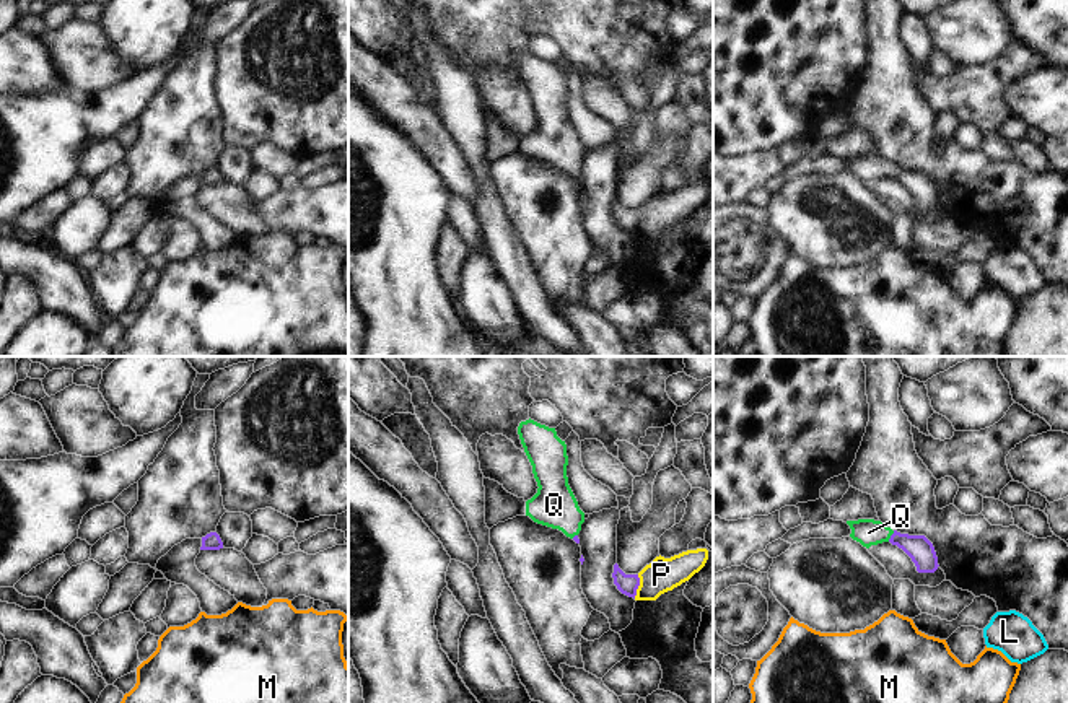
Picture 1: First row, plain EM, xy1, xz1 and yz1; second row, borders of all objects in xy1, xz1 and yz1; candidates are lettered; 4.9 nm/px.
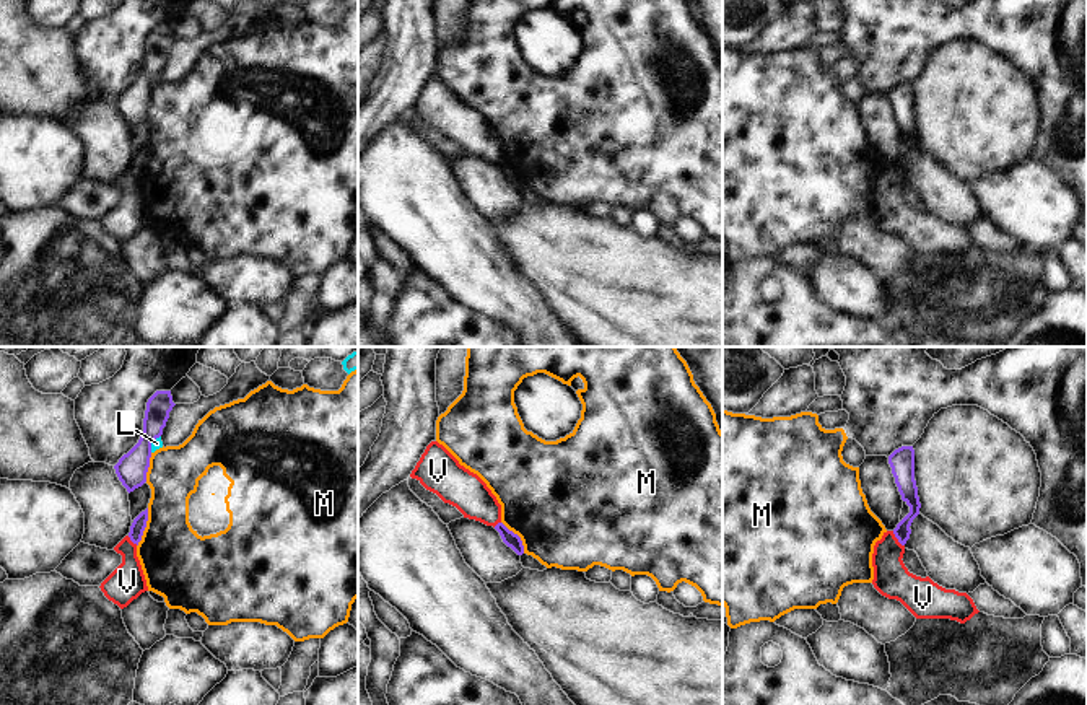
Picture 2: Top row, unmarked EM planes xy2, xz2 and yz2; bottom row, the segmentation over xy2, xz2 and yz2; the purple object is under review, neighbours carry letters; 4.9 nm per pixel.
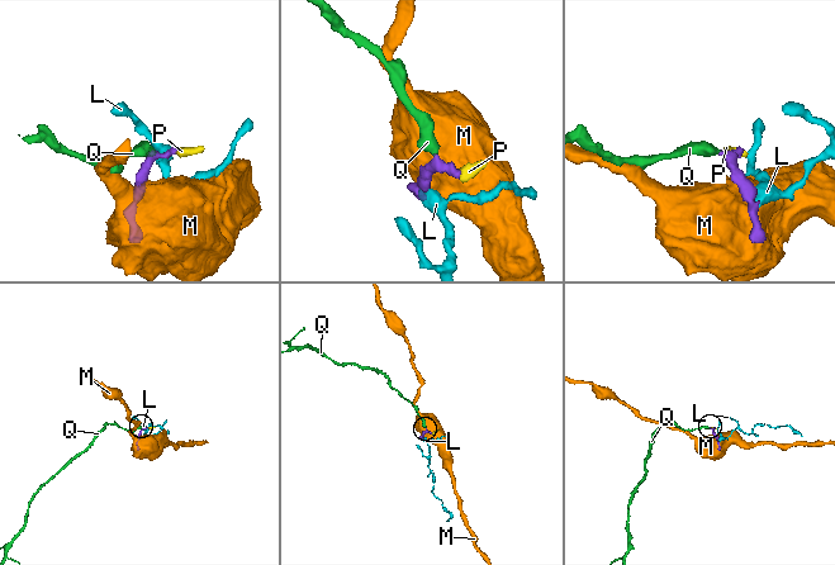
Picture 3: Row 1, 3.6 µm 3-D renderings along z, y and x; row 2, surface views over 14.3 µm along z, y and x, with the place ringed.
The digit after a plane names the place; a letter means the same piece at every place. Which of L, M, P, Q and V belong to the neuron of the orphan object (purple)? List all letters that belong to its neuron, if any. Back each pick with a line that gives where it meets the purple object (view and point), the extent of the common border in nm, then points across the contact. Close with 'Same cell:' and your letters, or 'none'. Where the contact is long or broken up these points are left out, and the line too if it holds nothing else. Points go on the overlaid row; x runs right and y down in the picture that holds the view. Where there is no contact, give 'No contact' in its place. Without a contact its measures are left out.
P: Touches purple at xz1 (639, 585). Shared border 120 nm. Path across: xz1 (627, 585), (639, 585), (648, 585), (661, 575)
Q: Touches purple at yz1 (891, 536). Shared border 70 nm. Path across: yz1 (922, 552), (891, 536), (868, 532)
Same cell: P, Q

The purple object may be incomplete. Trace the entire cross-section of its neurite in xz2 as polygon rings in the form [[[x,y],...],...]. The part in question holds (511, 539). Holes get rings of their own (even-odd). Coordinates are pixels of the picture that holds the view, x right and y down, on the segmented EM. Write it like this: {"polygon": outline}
{"polygon": [[[498,523],[495,529],[500,532],[503,542],[511,547],[517,555],[524,554],[522,541],[517,534],[509,531],[503,523]]]}

